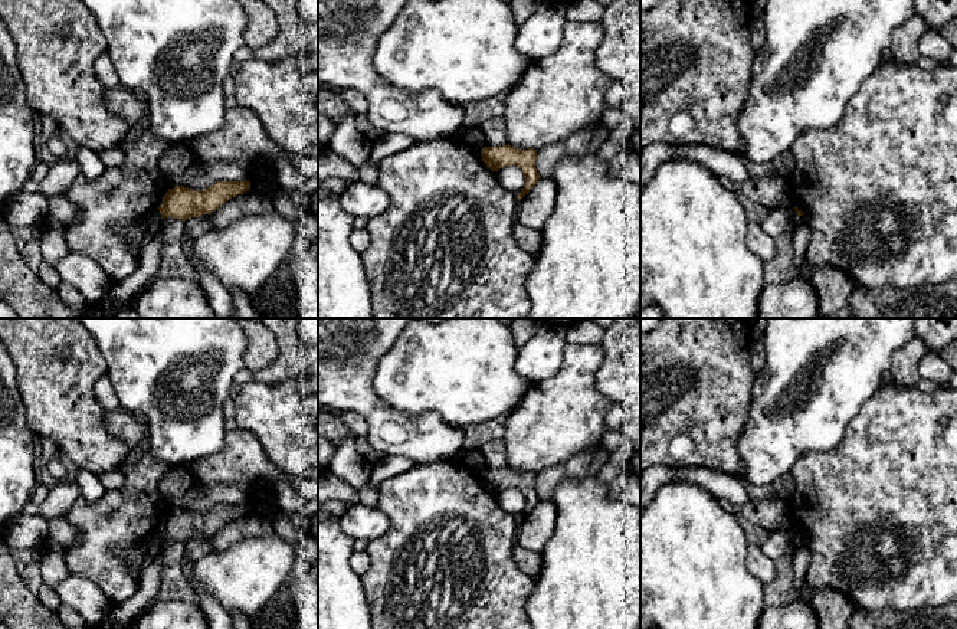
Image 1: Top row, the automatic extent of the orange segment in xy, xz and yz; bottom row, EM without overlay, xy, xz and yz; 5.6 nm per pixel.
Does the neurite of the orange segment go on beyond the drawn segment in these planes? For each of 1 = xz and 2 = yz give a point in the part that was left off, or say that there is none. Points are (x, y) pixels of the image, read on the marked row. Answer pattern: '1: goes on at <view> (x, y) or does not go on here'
1: does not go on here
2: does not go on here

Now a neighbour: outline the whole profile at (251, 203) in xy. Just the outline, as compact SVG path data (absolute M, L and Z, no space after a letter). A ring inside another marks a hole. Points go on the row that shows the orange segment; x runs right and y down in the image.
M249 190L239 197L223 203L212 216L212 223L217 229L226 229L245 216L273 213L271 194Z

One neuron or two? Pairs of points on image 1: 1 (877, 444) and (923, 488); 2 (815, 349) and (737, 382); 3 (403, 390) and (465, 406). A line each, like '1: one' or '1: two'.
1: one
2: two
3: one

